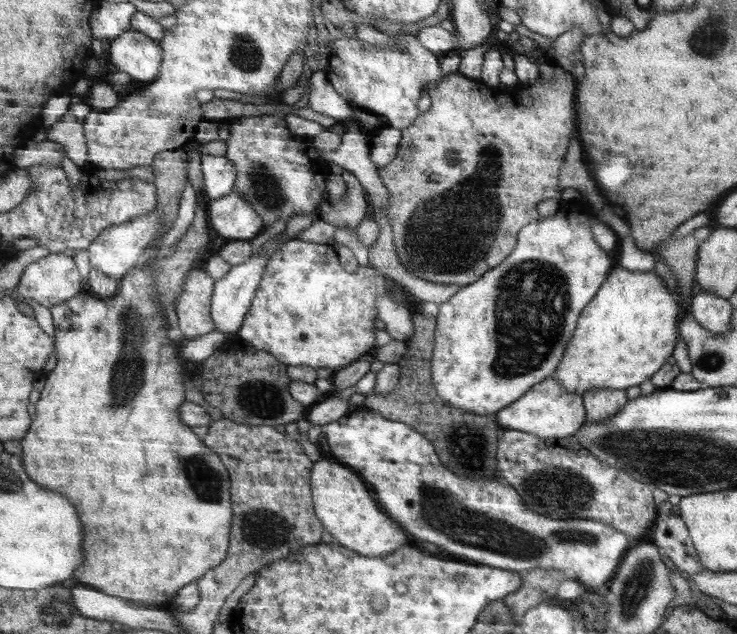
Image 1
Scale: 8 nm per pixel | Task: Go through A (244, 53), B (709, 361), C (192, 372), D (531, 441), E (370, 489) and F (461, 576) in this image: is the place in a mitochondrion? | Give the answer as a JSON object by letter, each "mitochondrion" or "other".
{"A":"mitochondrion","B":"mitochondrion","C":"other","D":"other","E":"other","F":"mitochondrion"}

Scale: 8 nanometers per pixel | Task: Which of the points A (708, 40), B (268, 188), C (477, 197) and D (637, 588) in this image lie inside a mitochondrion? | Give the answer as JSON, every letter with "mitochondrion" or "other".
{"A":"mitochondrion","B":"mitochondrion","C":"mitochondrion","D":"mitochondrion"}

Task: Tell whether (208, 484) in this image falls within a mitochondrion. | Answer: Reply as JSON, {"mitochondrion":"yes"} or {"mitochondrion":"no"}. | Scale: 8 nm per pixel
{"mitochondrion":"yes"}

